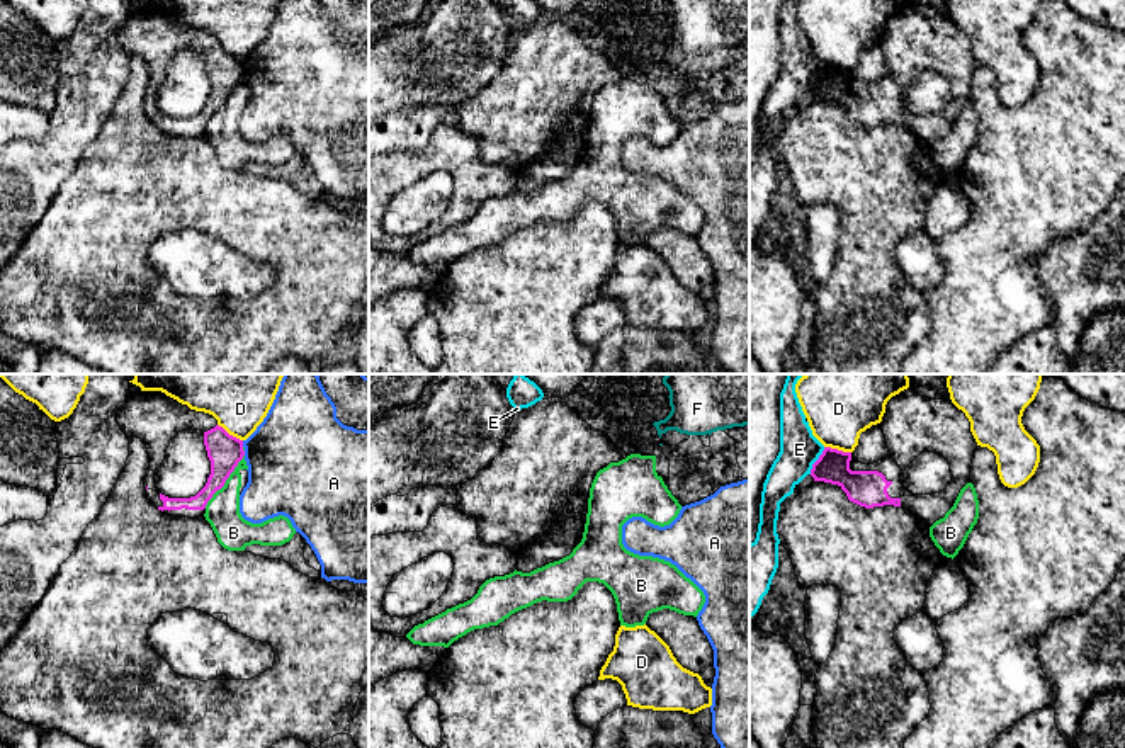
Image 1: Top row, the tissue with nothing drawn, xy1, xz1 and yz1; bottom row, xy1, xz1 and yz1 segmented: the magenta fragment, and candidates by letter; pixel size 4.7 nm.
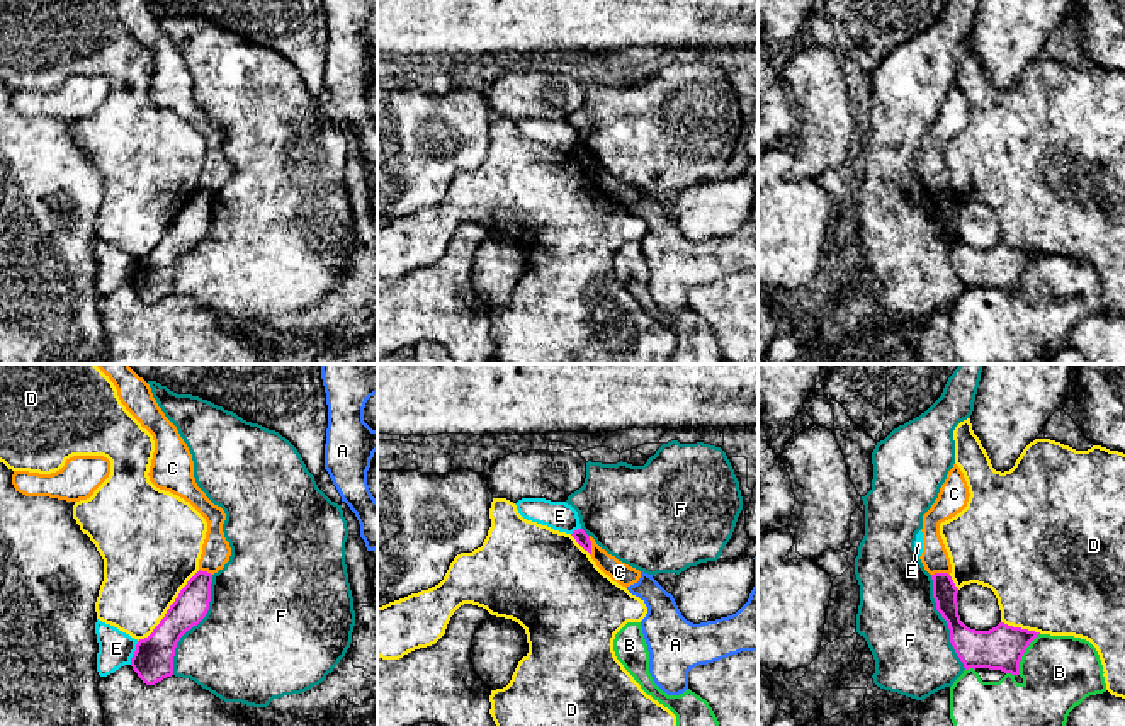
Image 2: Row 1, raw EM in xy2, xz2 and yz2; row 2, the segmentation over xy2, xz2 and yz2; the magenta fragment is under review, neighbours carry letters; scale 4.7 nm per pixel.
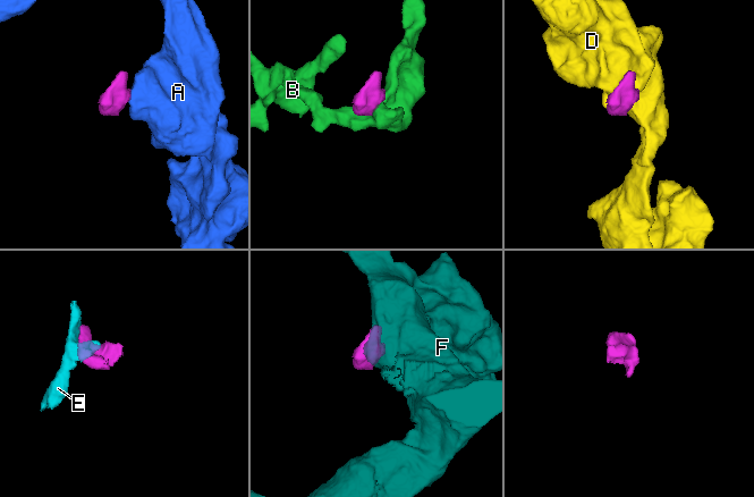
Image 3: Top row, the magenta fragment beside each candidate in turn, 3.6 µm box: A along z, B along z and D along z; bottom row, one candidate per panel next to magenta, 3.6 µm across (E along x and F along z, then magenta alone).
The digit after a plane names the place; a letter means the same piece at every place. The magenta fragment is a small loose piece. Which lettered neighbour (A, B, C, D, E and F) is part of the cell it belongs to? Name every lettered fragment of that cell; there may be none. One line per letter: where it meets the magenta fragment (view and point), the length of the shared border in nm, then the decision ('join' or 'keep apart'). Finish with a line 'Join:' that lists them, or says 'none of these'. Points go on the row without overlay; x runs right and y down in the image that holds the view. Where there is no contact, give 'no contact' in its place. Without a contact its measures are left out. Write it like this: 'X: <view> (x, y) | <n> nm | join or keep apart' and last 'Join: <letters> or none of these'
A: xy1 (242, 63) | 30 nm | keep apart
B: xy1 (225, 101) | 320 nm | keep apart
C: xz2 (590, 165) | 100 nm | keep apart
D: xy2 (170, 226) | 460 nm | keep apart
E: yz1 (816, 80) | 150 nm | keep apart
F: xy2 (194, 243) | 500 nm | keep apart
Join: none of these

